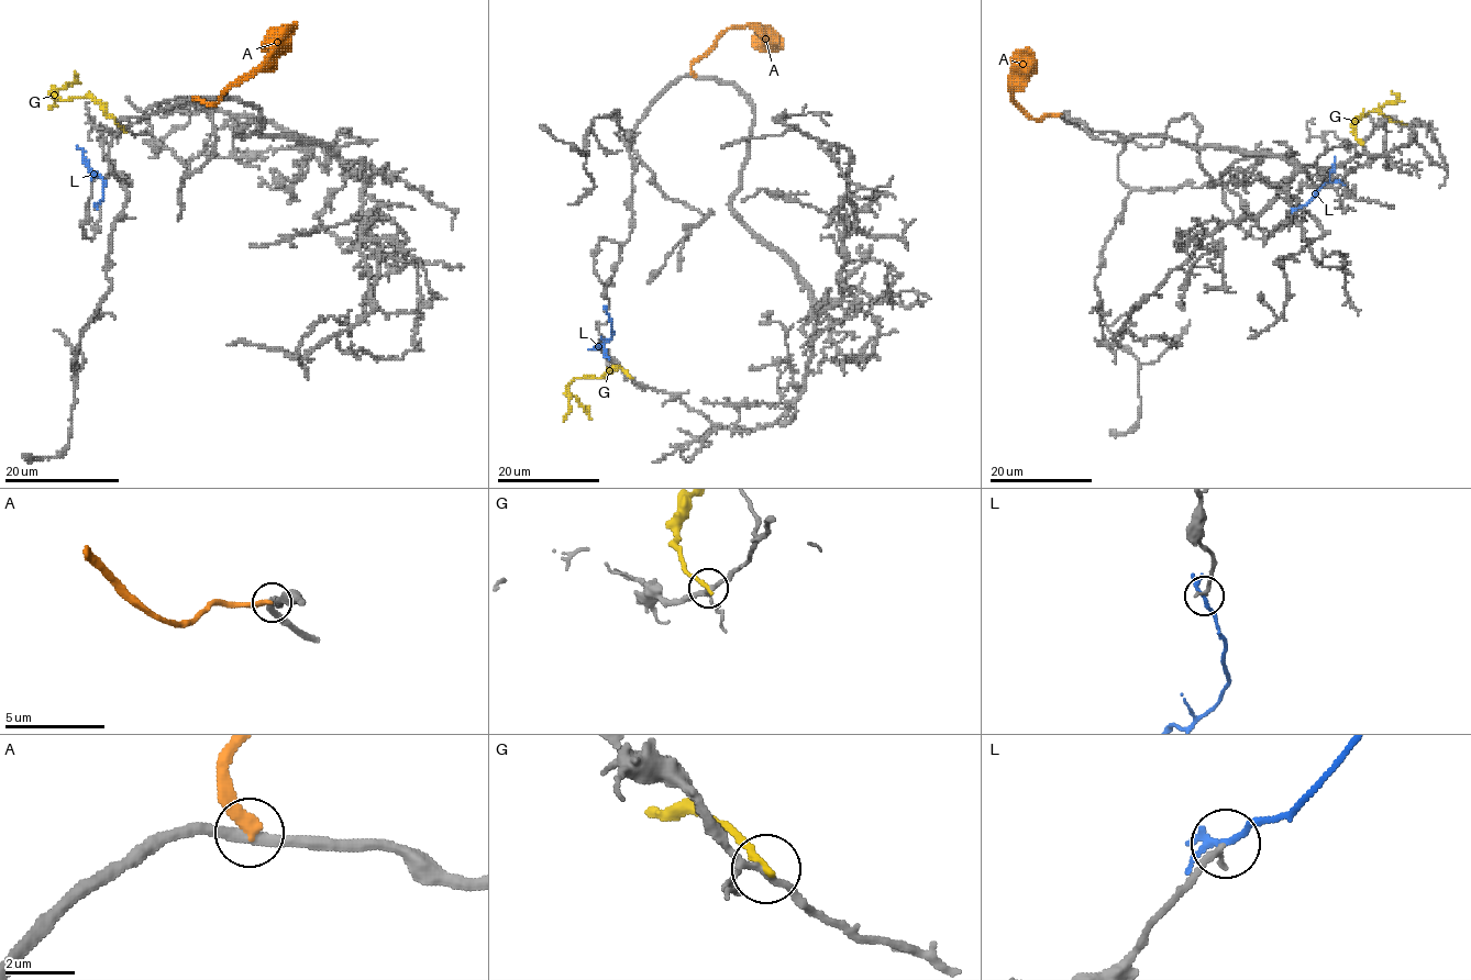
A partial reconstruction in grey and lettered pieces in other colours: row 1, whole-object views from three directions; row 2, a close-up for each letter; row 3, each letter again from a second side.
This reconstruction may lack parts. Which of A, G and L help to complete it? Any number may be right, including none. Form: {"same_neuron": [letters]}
{"same_neuron": []}

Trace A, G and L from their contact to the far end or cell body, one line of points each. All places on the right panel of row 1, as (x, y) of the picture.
A: (1061, 114), (1032, 119), (1013, 100), (1008, 76), (1030, 49)
G: (1361, 142), (1353, 132), (1353, 123), (1361, 113), (1363, 115), (1389, 101), (1396, 101), (1398, 97), (1392, 91)
L: (1296, 210), (1330, 179), (1336, 157)

